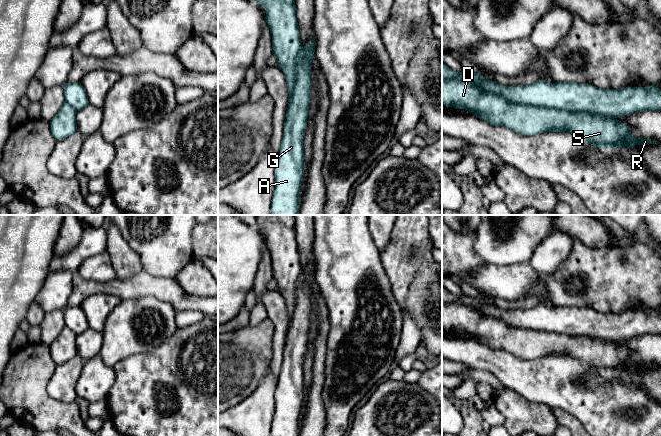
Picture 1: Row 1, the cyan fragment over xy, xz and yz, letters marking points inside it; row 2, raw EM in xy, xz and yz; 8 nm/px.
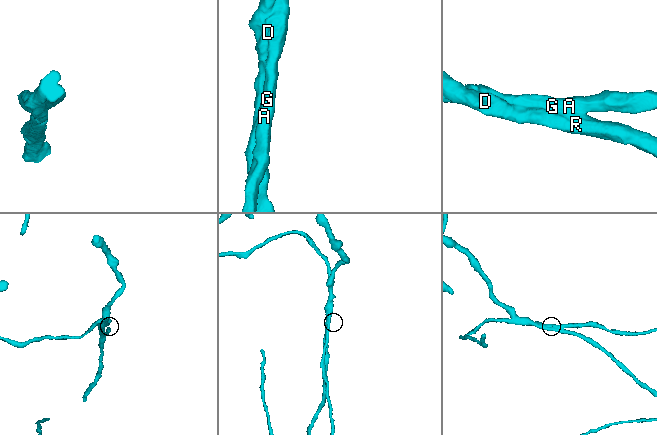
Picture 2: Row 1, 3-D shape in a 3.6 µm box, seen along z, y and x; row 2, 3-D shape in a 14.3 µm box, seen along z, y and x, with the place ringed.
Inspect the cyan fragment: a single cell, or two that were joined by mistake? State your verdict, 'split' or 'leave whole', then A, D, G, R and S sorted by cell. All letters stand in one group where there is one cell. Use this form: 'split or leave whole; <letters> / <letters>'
split; A G / D R S

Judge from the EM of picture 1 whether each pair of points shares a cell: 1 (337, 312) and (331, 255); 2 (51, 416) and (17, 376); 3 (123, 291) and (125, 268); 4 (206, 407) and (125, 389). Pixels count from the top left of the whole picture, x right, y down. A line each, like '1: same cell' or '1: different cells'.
1: same cell
2: same cell
3: different cells
4: same cell

